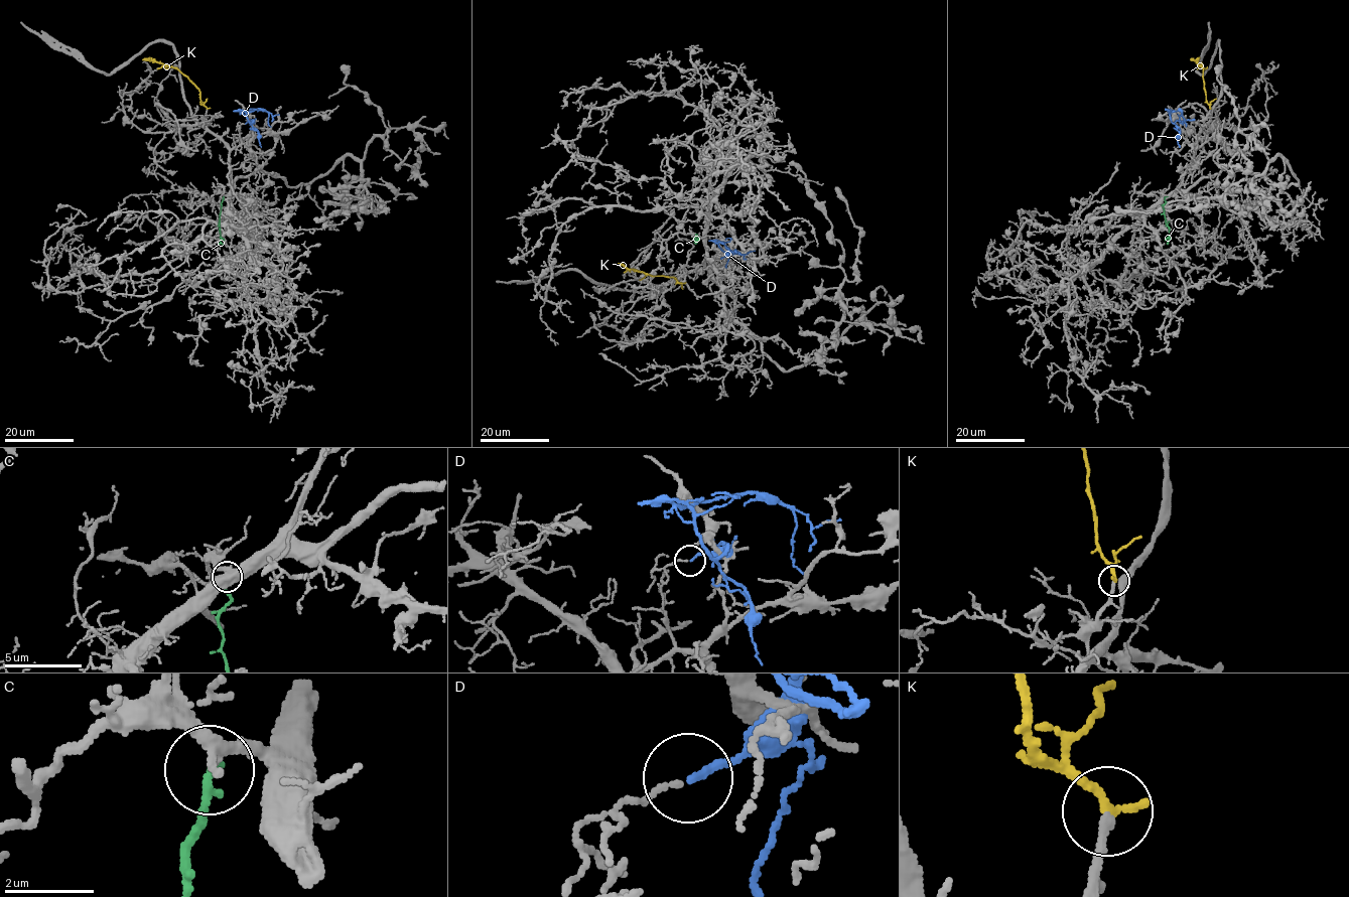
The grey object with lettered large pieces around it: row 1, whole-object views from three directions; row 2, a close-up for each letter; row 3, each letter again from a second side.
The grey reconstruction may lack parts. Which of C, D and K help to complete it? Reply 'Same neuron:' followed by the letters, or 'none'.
Same neuron: K

